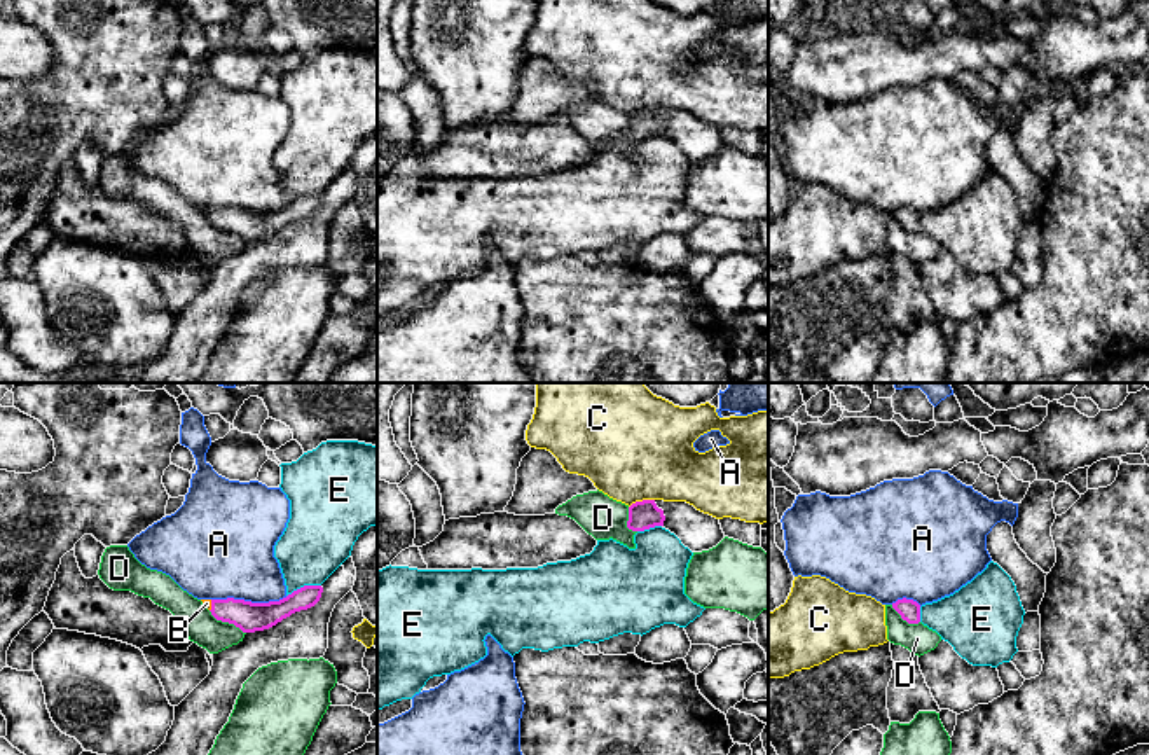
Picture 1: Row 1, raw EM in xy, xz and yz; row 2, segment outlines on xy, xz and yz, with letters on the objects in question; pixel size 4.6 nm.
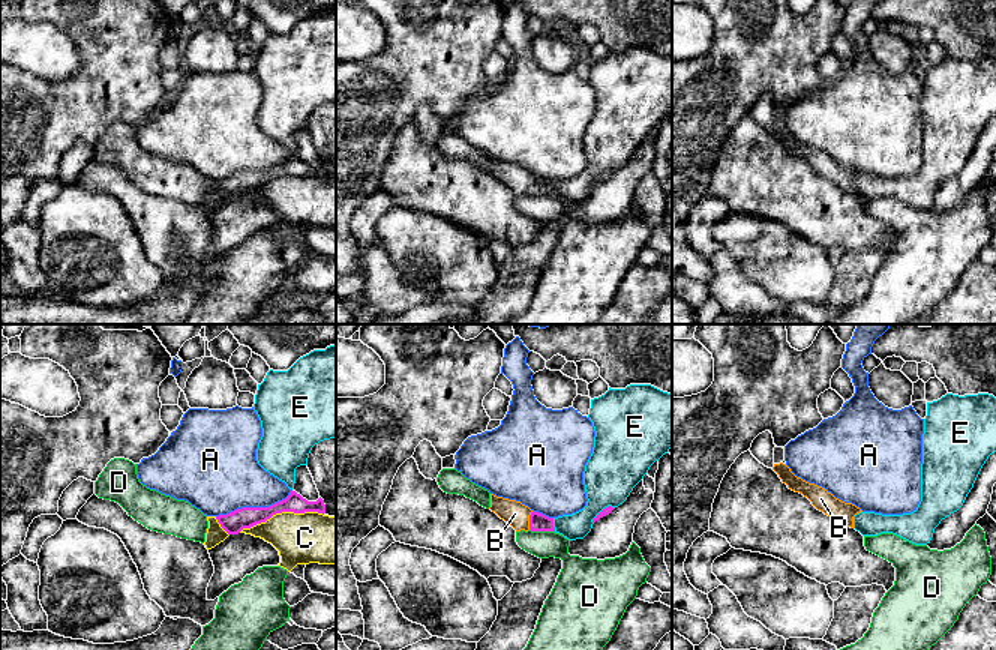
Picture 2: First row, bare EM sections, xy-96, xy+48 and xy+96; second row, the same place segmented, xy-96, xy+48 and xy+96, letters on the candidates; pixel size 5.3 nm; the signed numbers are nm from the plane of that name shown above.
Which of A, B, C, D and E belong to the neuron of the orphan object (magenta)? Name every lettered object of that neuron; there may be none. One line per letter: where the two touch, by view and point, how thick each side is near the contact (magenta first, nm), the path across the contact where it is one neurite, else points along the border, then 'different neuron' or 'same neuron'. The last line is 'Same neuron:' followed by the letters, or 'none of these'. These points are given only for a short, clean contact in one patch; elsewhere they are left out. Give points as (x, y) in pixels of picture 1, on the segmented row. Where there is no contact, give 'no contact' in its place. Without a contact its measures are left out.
A: contact xy (248, 602); calibres 140 and 420 nm; different neuron
B: contact xy (212, 605); calibres 140 and 40 nm; same neuron
C: contact xz (643, 500); calibres 130 and 500 nm; different neuron
D: contact xy (227, 621); calibres 140 and 150 nm; border xy (208, 610), (217, 619), (233, 623), (245, 633); different neuron
E: contact xy (304, 586); calibres 130 and 320 nm; different neuron
Same neuron: B

